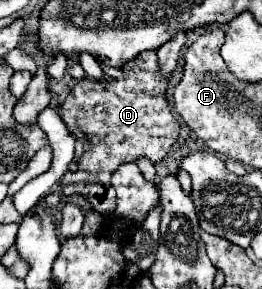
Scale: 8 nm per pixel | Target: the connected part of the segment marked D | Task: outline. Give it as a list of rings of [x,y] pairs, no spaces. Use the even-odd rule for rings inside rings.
[[[142,52],[136,60],[126,62],[126,66],[120,70],[124,76],[116,80],[82,78],[60,108],[64,124],[70,130],[86,132],[90,142],[90,150],[84,152],[78,164],[78,172],[68,172],[62,176],[64,186],[72,182],[110,184],[110,176],[120,164],[134,162],[140,156],[156,164],[166,158],[168,150],[178,138],[180,124],[166,100],[166,88],[170,82],[160,74],[156,52]]]

